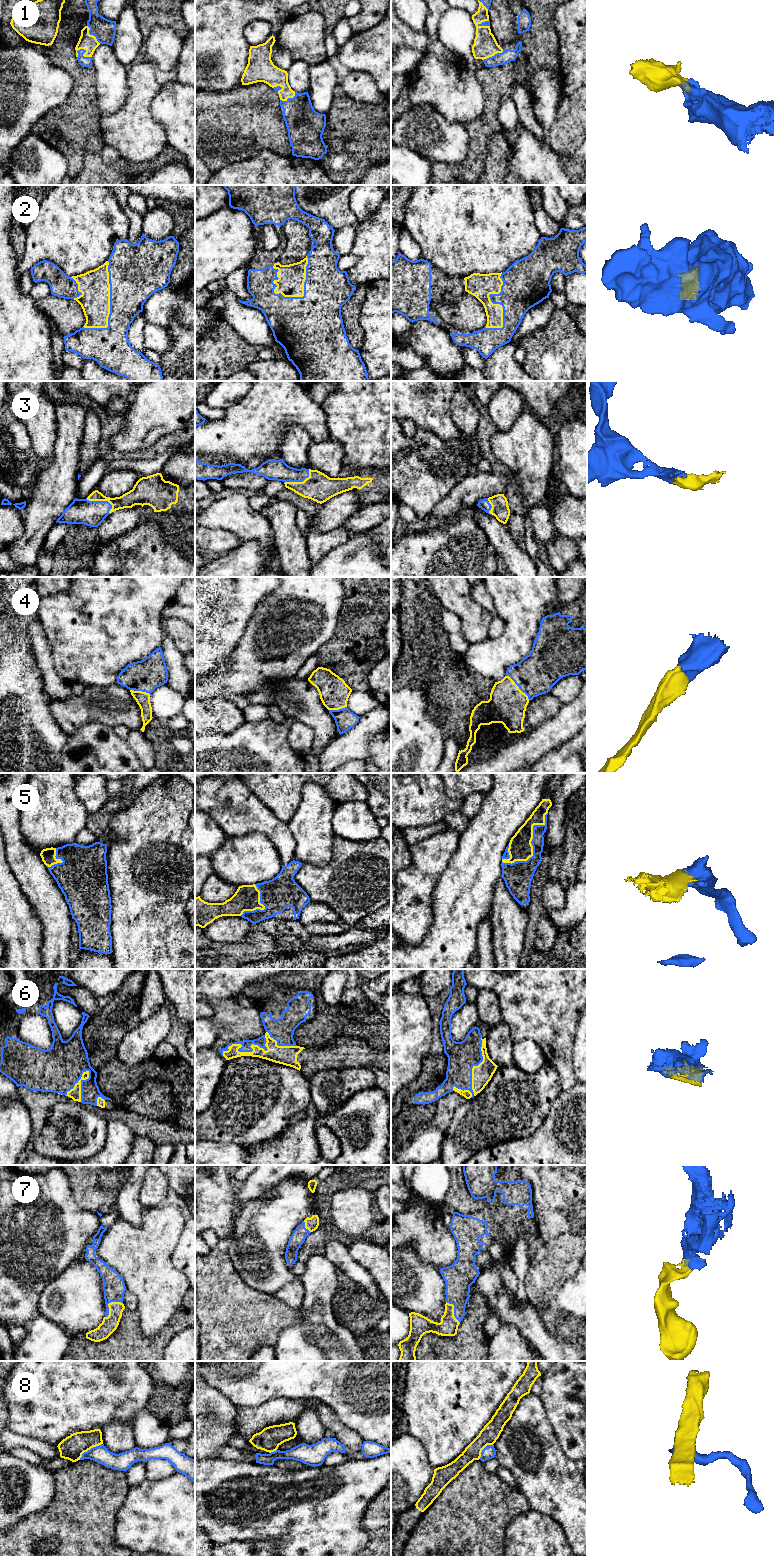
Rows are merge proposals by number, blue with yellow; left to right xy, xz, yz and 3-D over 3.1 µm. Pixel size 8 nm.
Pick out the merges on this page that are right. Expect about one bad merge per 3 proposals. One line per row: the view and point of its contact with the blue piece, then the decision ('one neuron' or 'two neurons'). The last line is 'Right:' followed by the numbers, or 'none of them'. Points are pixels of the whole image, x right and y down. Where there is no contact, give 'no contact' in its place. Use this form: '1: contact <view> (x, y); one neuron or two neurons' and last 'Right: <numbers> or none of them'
1: contact xy (84, 52); one neuron
2: contact xz (304, 290); one neuron
3: contact xy (103, 501); one neuron
4: contact yz (518, 686); one neuron
5: contact yz (531, 843); one neuron
6: contact yz (474, 1065); one neuron
7: contact xy (108, 1303); one neuron
8: contact xy (90, 1449); two neurons
Right: 1, 2, 3, 4, 5, 6, 7

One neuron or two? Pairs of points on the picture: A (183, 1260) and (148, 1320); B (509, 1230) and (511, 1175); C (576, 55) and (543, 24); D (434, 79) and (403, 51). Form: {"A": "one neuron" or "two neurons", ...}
{"A": "two neurons", "B": "one neuron", "C": "two neurons", "D": "two neurons"}

